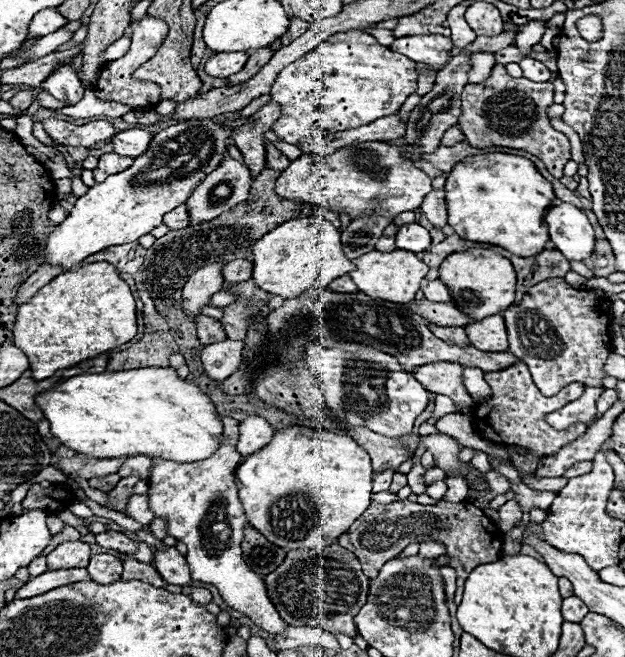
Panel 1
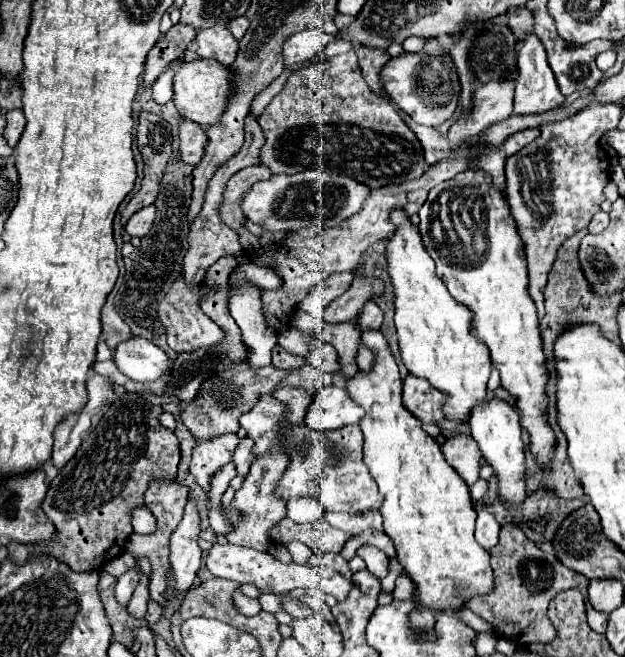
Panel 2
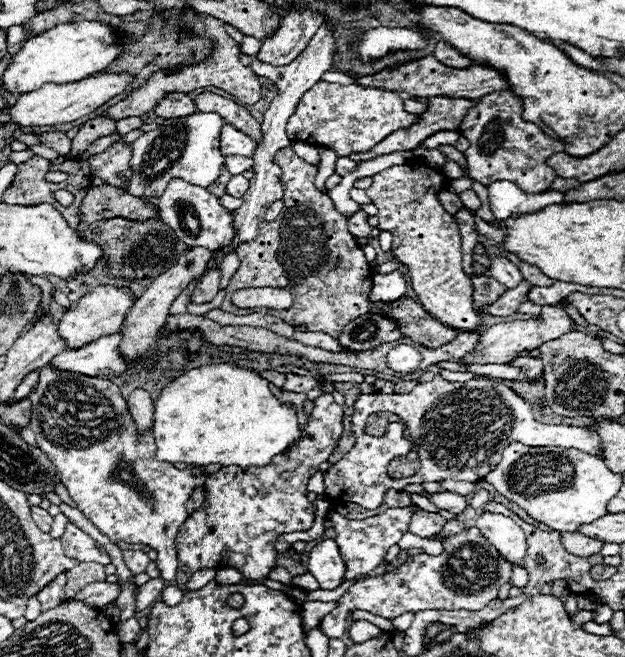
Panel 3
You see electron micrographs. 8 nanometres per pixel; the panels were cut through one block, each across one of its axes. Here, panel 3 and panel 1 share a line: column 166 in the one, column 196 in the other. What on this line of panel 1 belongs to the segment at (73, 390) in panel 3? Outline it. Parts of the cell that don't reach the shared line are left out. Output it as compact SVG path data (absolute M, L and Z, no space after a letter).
M224 416L224 436L220 448L202 462L178 464L170 460L154 460L150 476L150 508L156 516L168 520L168 534L186 542L190 576L198 582L206 582L218 588L228 606L246 614L254 624L270 634L280 634L288 624L280 620L276 608L268 600L264 580L252 572L242 558L242 540L246 514L238 498L236 470L242 462L236 452L238 422Z

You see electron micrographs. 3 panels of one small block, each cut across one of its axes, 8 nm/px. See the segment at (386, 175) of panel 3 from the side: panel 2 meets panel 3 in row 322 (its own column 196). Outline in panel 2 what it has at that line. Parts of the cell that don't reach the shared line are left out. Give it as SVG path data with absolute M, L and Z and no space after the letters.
M224 434L210 442L196 442L194 456L190 462L190 472L196 482L208 492L212 488L214 474L232 460L232 452L236 450L240 438L236 434Z

